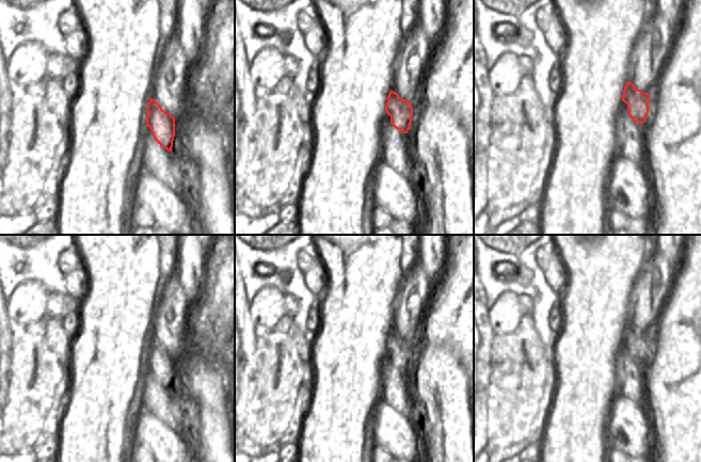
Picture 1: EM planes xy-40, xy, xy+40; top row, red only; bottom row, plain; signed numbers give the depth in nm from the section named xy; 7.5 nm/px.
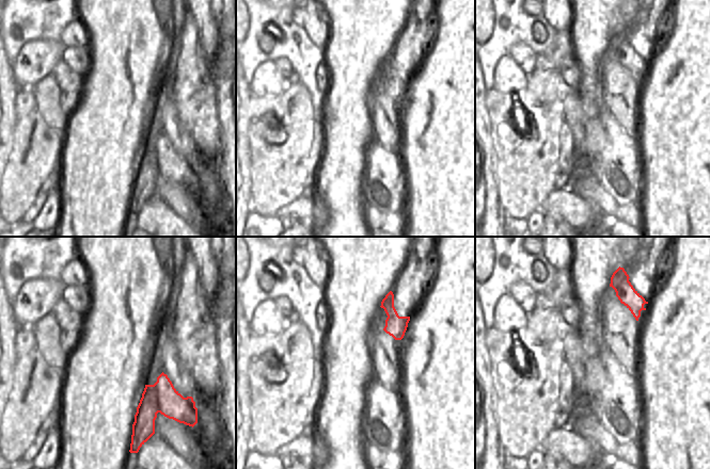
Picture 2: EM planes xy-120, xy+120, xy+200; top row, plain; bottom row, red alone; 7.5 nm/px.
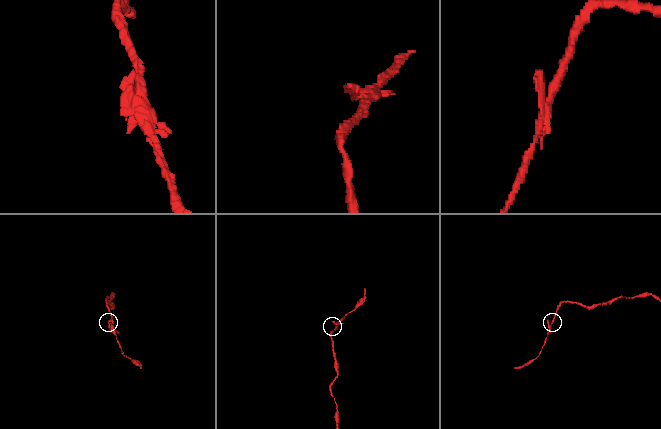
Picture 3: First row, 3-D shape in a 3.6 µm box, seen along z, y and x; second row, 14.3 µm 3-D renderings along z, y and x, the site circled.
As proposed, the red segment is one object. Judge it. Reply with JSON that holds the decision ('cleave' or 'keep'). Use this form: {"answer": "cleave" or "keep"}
{"answer": "cleave"}

